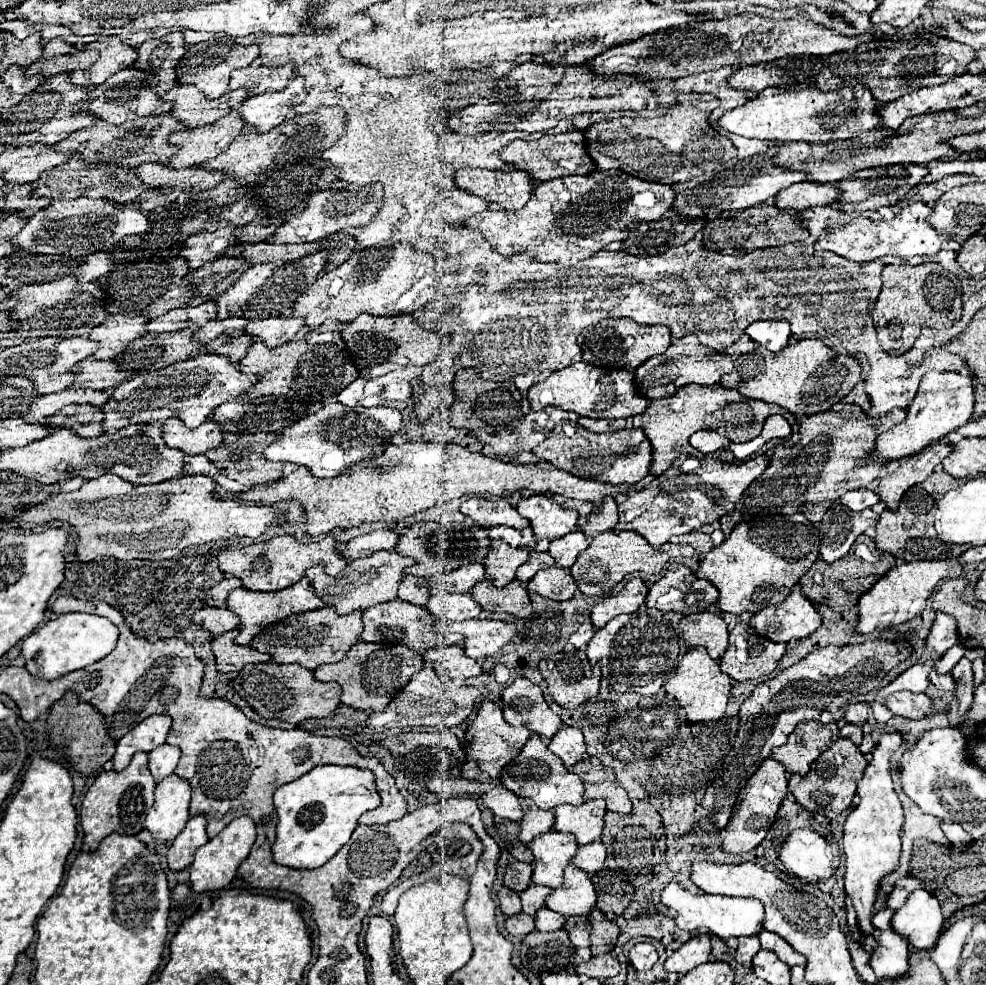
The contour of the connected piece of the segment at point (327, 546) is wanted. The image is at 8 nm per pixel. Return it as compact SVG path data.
M279 535L273 537L265 543L253 543L247 545L243 549L223 549L219 553L219 569L223 573L231 573L235 577L239 577L243 581L243 587L253 589L253 591L279 591L283 587L291 587L293 583L297 583L305 569L317 565L317 563L325 563L325 569L329 575L337 575L339 571L343 571L349 563L347 557L343 557L339 553L339 543L335 541L333 535L327 535L319 541L311 541L311 543L303 543L299 539L295 539L293 535Z

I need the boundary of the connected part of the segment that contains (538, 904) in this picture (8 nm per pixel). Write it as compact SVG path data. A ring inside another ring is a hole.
M531 885L521 893L521 901L523 901L523 913L527 915L535 915L537 909L541 909L545 905L545 897L551 893L549 887L541 887L541 885Z

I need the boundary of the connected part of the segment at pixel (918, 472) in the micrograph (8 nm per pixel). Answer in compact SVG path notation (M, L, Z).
M939 441L939 443L925 447L921 453L903 459L893 473L889 473L881 479L879 491L877 491L881 495L881 501L885 501L887 507L897 509L903 493L909 487L913 487L915 483L925 481L935 471L935 467L939 467L943 463L943 459L951 451L953 451L951 443Z

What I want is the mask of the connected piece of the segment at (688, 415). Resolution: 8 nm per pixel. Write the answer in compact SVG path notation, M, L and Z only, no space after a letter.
M689 383L689 385L679 387L675 395L651 401L649 409L643 415L635 415L633 417L633 427L641 427L647 433L647 439L653 445L651 473L661 475L681 455L695 455L695 457L699 457L699 451L691 449L691 445L689 445L691 433L695 433L699 429L715 429L719 435L725 435L727 439L731 439L735 443L741 443L741 441L757 437L761 433L761 427L763 427L765 419L769 415L775 415L775 413L785 415L789 419L789 425L793 429L791 437L793 437L793 441L797 441L799 439L797 417L793 413L787 413L787 409L783 409L779 405L769 405L765 401L747 399L739 391L727 389L721 383L715 383L715 385Z

